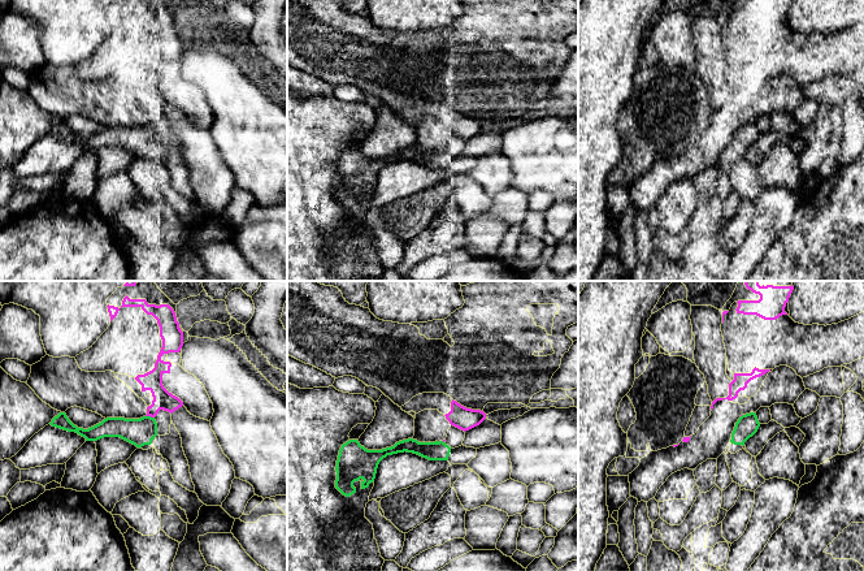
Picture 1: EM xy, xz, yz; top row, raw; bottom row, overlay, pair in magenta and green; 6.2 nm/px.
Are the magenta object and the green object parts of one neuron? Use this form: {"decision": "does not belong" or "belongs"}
{"decision": "does not belong"}

